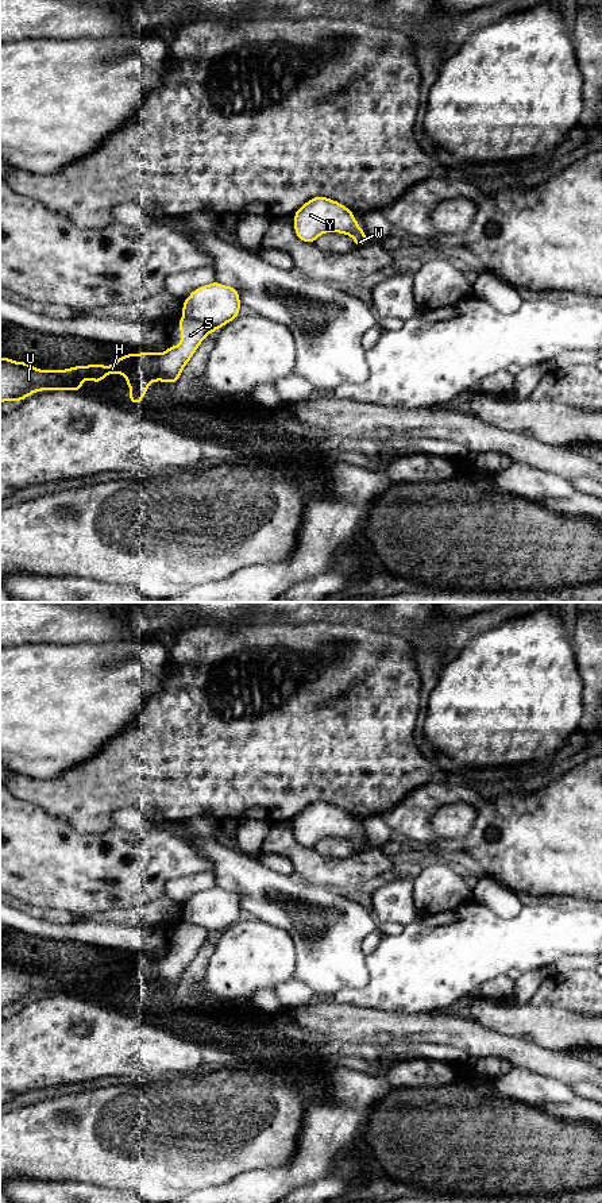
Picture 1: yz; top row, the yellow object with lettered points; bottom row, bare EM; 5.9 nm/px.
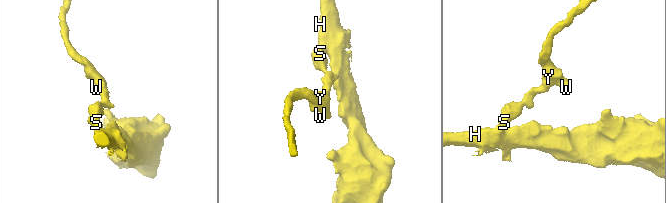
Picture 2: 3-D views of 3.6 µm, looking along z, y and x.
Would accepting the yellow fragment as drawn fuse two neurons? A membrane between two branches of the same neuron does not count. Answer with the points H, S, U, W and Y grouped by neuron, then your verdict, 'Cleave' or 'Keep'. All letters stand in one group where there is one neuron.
Groups: H S U / W Y. Cleave

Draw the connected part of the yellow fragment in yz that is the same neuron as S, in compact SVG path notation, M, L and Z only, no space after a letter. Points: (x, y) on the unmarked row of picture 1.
M181 922L181 948L170 951L165 957L124 959L111 969L78 969L65 975L39 975L27 967L16 967L0 961L0 1009L4 1006L23 1006L35 996L72 995L78 996L88 983L101 988L107 979L124 979L130 991L130 1003L139 1010L147 998L150 987L178 987L180 980L200 952L205 941L213 936L204 928Z

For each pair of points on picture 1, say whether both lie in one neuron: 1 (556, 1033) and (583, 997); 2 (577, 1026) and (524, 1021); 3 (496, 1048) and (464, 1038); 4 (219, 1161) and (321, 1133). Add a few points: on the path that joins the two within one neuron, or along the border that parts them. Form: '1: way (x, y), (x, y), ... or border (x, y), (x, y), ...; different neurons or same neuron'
1: border (533, 1003), (563, 1007), (566, 1010); different neurons
2: way (563, 1026), (537, 1024); same neuron
3: way (487, 1043), (473, 1038); same neuron
4: border (304, 1109), (297, 1149), (286, 1164), (278, 1167); different neurons

